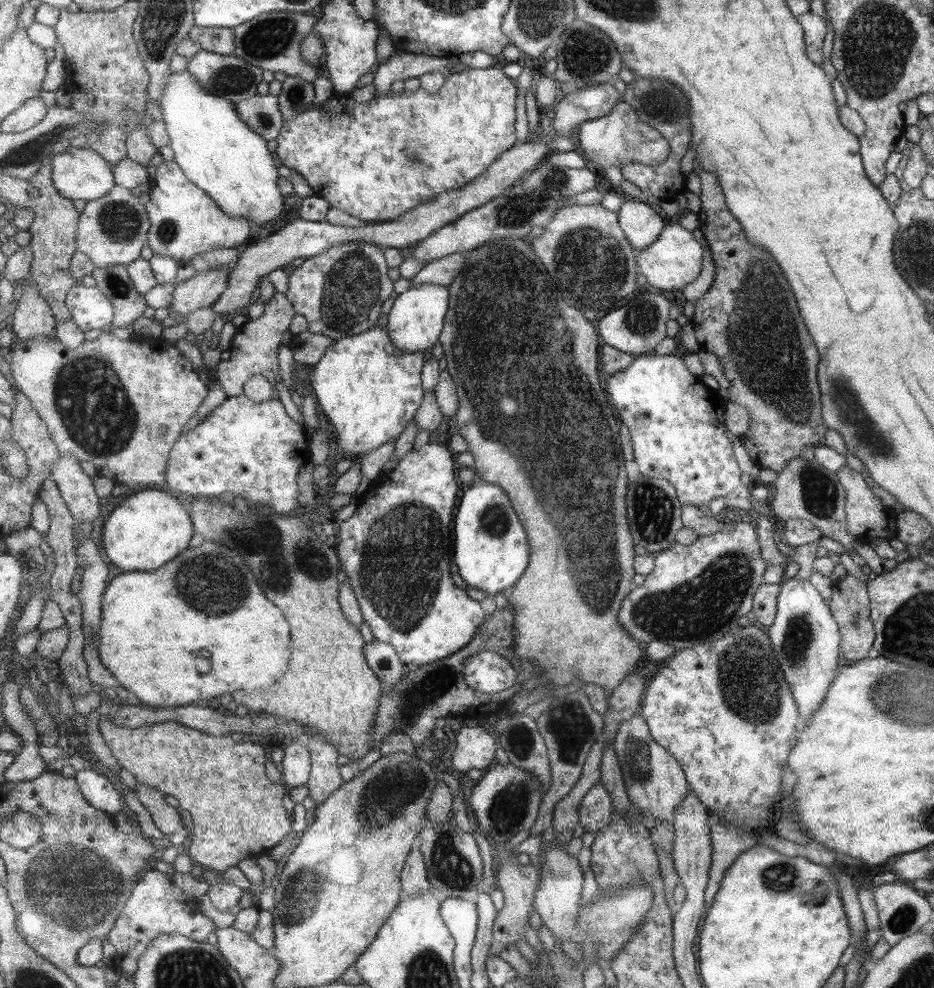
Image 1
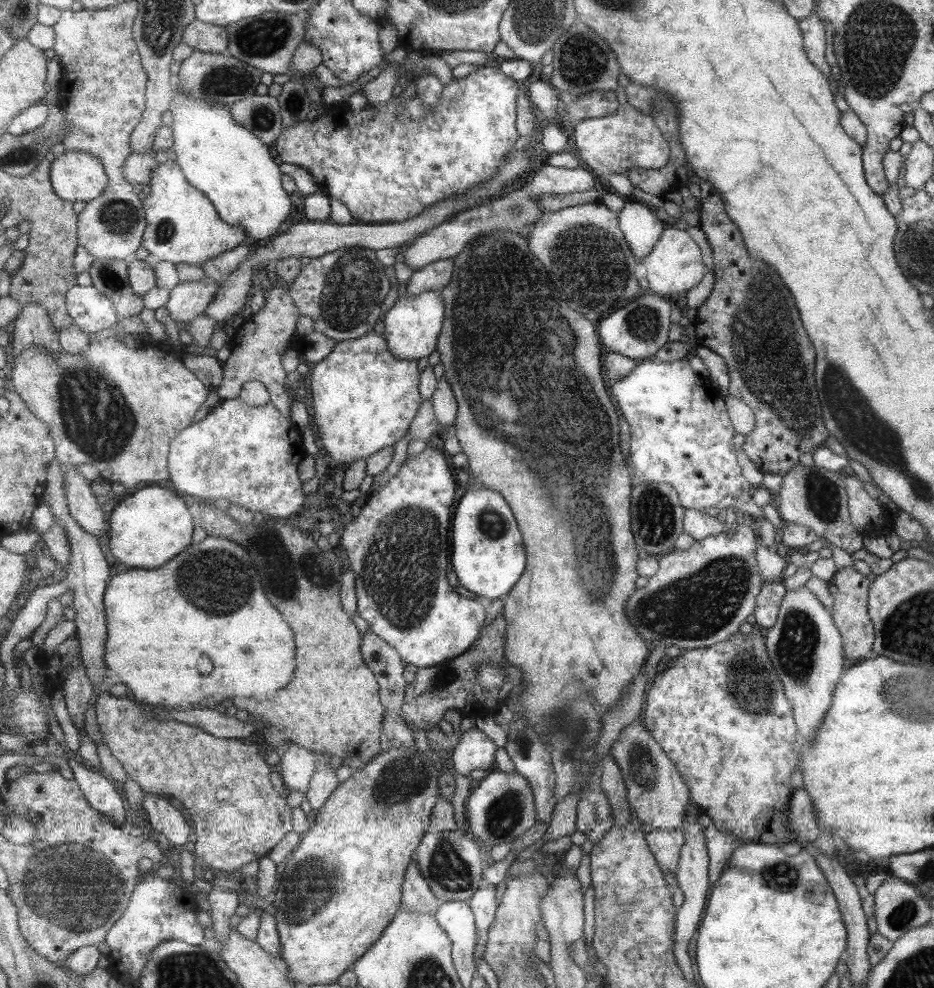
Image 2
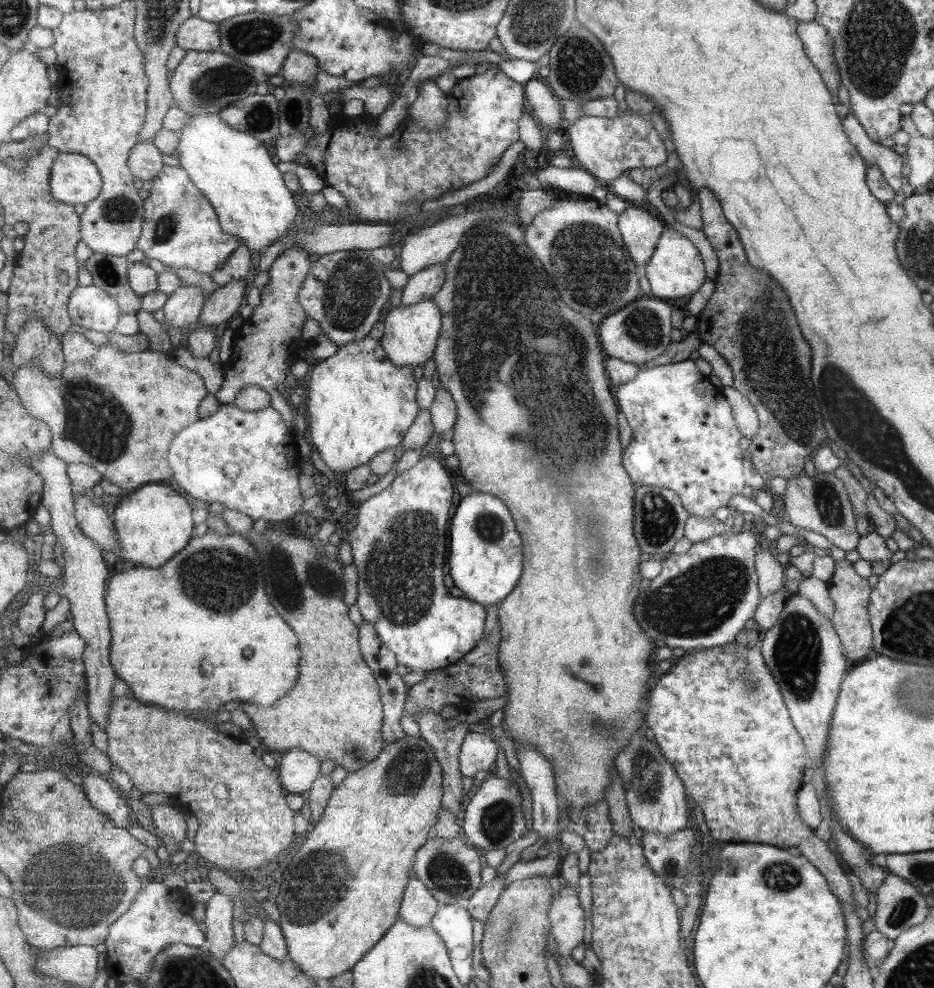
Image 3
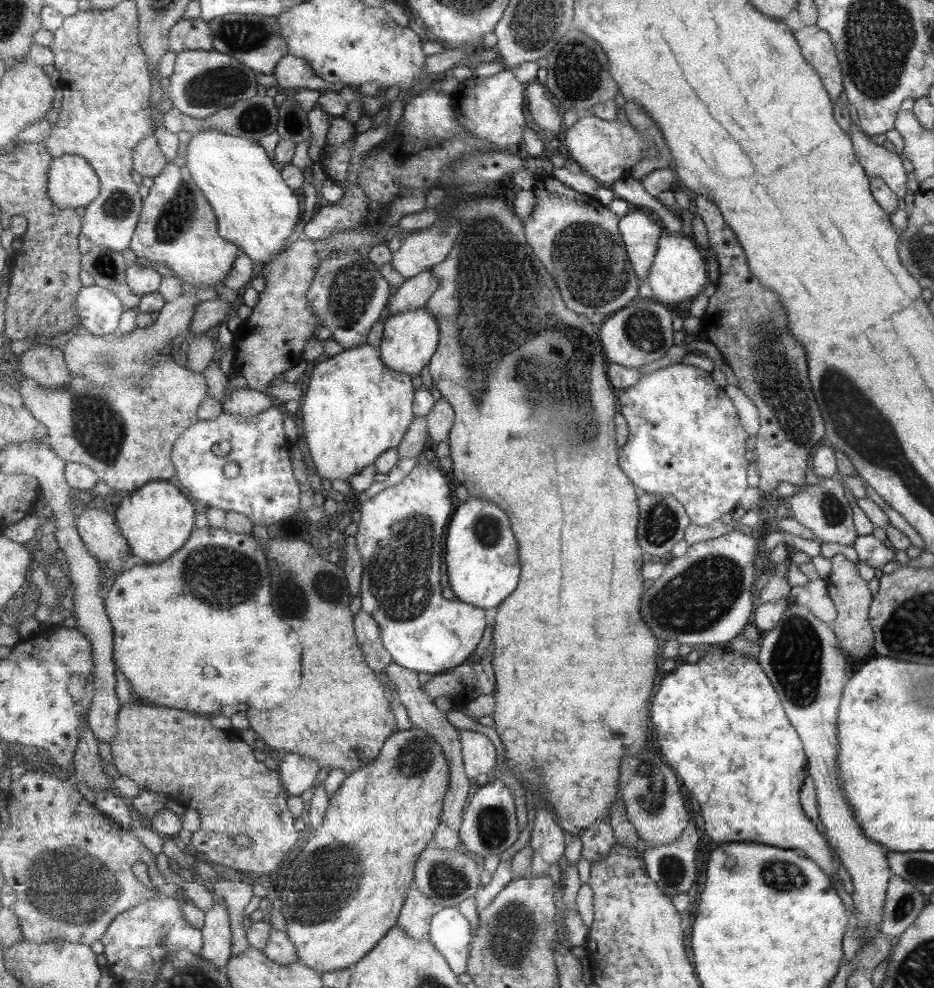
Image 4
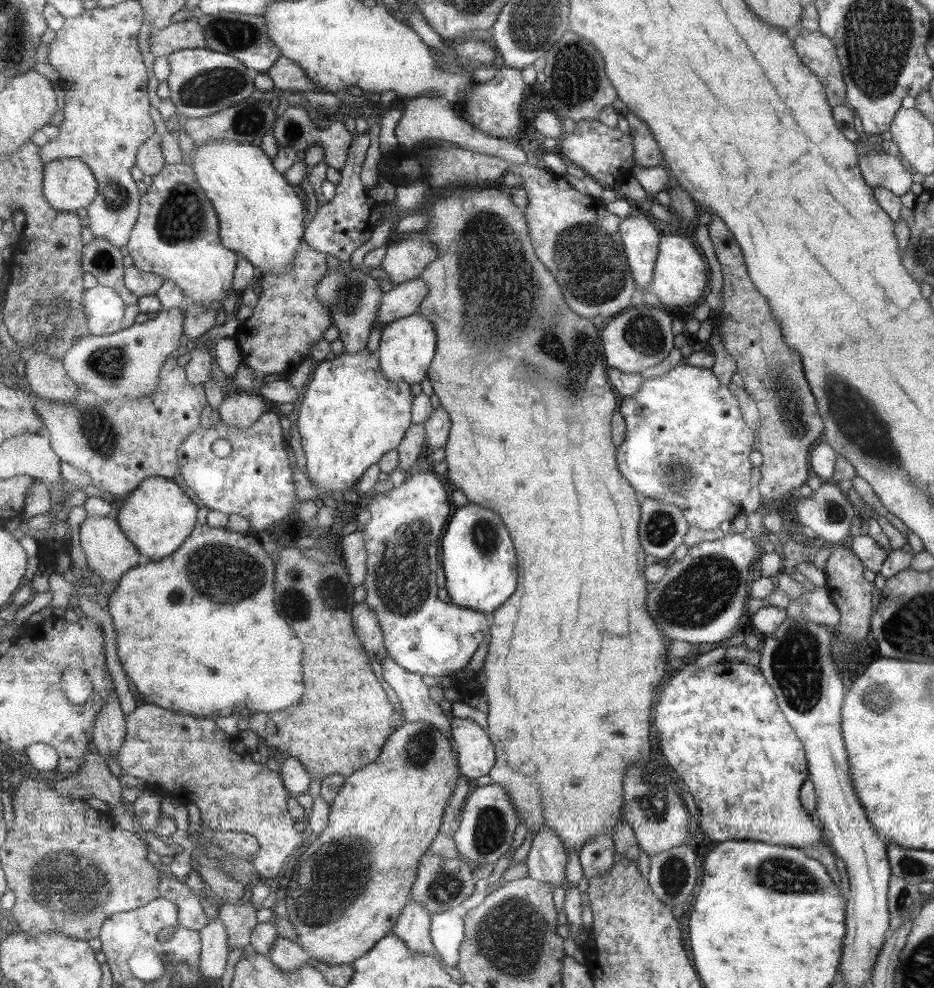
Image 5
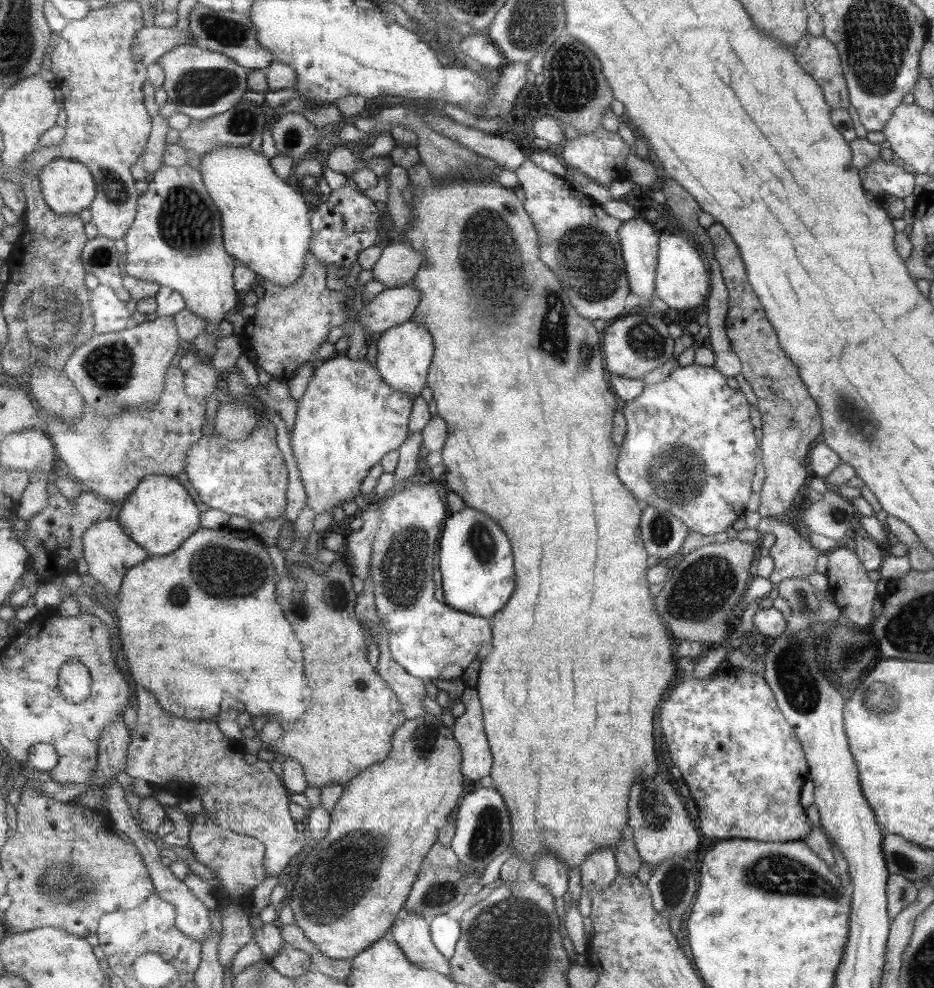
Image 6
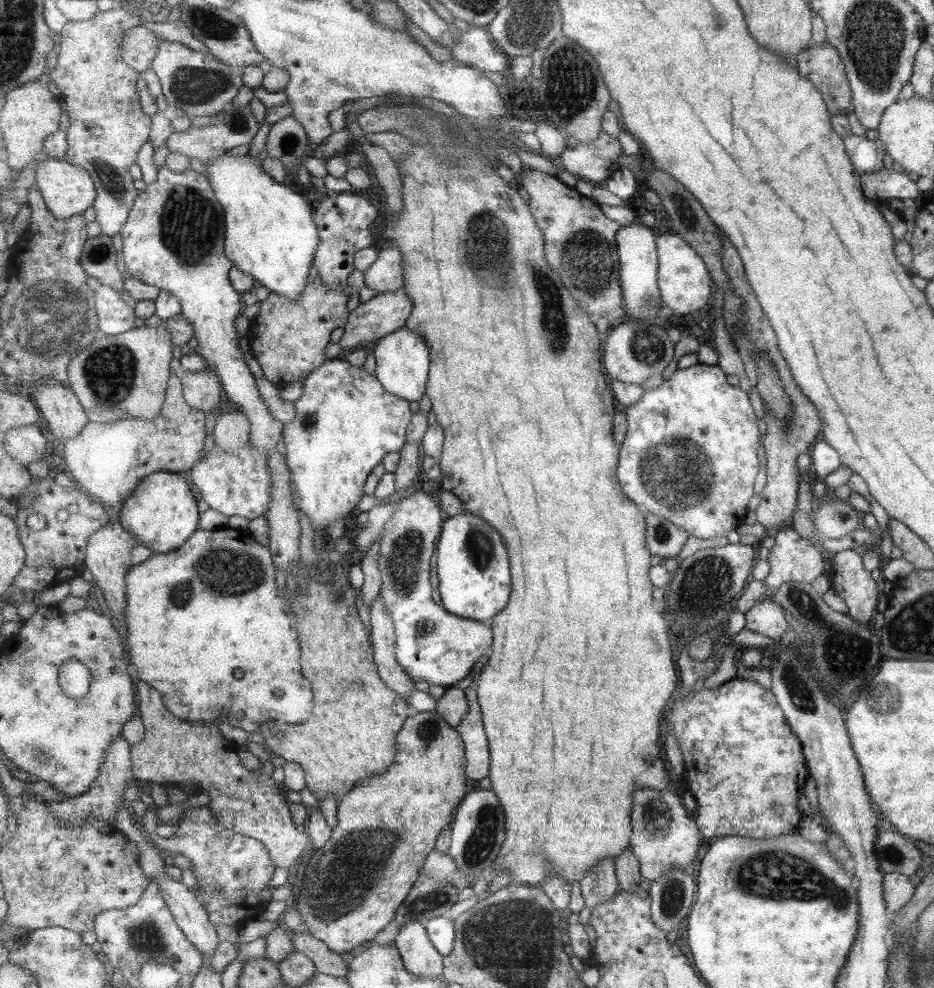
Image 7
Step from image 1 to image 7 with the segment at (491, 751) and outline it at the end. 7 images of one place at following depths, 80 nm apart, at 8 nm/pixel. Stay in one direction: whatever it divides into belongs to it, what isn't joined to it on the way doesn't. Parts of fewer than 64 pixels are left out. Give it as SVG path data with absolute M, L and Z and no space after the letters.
M474 684L466 689L470 700L470 711L461 726L457 728L457 732L465 742L467 776L478 781L490 776L492 757L488 734L484 726L484 712L476 688Z

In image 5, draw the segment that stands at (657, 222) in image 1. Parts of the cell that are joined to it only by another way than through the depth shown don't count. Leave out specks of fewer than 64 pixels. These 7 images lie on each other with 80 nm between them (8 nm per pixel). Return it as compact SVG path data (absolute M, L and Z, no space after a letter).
M643 215L627 216L621 221L621 240L625 240L625 256L629 256L629 271L633 272L633 281L637 282L639 290L647 290L652 284L653 262L657 256L657 230L651 226L651 222Z

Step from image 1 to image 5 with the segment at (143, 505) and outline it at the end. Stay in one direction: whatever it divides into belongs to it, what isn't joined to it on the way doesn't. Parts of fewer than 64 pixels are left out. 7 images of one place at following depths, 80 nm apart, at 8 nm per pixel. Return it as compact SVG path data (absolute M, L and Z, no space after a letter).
M152 476L127 496L117 519L126 536L138 551L153 561L171 556L196 530L199 506L170 478Z

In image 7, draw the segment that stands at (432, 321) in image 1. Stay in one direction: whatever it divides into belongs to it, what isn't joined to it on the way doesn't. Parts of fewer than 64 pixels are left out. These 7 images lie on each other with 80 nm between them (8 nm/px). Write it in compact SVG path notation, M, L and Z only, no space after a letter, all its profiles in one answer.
M405 326L381 339L374 350L374 356L376 358L375 374L385 391L409 402L419 402L425 396L432 356L424 336Z

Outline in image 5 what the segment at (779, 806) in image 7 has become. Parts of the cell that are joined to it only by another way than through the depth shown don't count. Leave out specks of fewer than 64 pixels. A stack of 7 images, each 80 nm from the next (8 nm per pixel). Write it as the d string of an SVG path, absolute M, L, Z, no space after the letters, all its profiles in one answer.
M721 660L713 662L710 666L697 668L693 662L683 664L675 671L669 680L665 681L665 686L661 689L660 698L656 702L656 712L653 715L653 729L659 732L659 750L661 750L667 765L669 765L674 774L681 777L684 787L691 794L695 805L699 809L700 820L698 823L699 832L704 833L715 840L723 842L726 840L750 840L761 841L772 845L789 845L793 848L805 848L818 842L819 830L809 822L809 816L805 814L805 809L799 804L798 793L801 789L803 780L807 778L808 766L805 766L805 754L801 741L797 739L791 726L783 718L784 714L779 710L776 702L776 695L771 685L764 679L764 675L757 666L749 666L743 662Z

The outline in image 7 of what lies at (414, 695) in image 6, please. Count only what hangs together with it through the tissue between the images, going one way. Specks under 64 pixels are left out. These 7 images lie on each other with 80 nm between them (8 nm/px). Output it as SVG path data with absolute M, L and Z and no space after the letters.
M381 594L372 602L370 610L371 639L380 675L391 688L407 698L415 690L415 683L409 679L409 674L397 658L395 619Z

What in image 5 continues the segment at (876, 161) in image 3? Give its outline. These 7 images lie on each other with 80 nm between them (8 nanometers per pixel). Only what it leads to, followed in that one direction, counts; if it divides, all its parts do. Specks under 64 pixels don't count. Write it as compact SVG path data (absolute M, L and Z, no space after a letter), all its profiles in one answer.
M859 137L855 144L864 148L864 152L859 154L860 175L870 189L885 188L898 197L909 192L912 171L899 157L873 150L864 145Z

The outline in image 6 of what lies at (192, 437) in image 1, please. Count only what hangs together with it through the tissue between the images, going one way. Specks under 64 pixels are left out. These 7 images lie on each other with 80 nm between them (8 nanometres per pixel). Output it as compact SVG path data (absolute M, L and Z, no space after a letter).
M259 419L256 431L247 440L227 440L224 436L214 433L212 437L203 437L190 446L188 450L188 465L185 470L188 480L205 504L211 509L217 509L232 516L244 516L251 523L262 520L277 520L287 508L287 484L289 472L285 466L283 454L277 446L277 427L273 421Z

